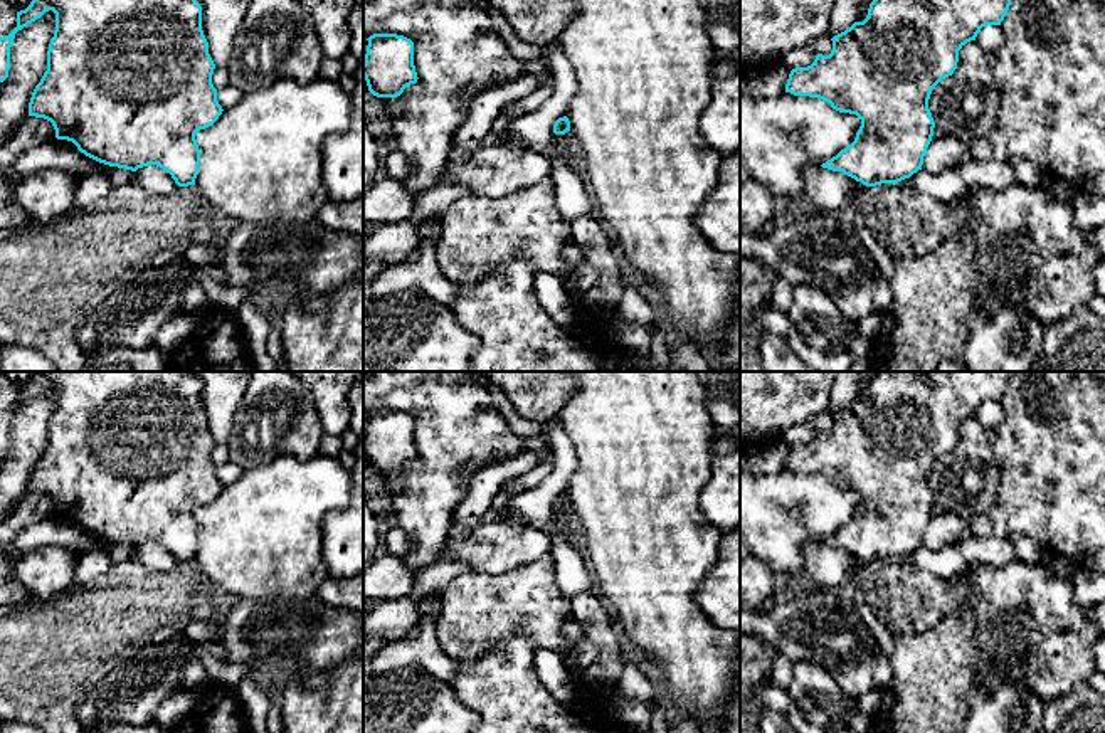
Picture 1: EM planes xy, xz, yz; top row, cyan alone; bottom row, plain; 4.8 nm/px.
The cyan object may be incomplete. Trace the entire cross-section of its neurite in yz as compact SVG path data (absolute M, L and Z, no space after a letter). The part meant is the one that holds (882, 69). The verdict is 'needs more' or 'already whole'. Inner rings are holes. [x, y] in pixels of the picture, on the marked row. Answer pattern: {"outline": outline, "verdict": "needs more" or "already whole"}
{"outline": "M873 0L868 17L834 35L829 55L790 71L785 92L819 98L839 113L856 114L861 126L851 145L822 163L866 187L898 183L922 170L933 136L928 109L932 89L954 74L959 50L986 25L1001 25L1011 0Z", "verdict": "already whole"}

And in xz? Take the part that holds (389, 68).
{"outline": "M373 34L368 39L363 77L377 98L397 98L417 82L414 42L397 34Z", "verdict": "already whole"}

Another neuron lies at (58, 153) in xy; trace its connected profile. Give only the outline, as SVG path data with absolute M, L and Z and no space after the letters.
M50 140L24 151L13 165L20 177L42 170L66 170L79 180L91 173L103 173L113 187L123 187L133 180L131 170L99 163L77 150L72 141Z

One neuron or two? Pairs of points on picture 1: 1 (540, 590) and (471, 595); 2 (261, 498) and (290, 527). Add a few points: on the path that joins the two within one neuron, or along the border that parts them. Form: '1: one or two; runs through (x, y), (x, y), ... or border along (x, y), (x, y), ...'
1: one; runs through (523, 590), (498, 589), (488, 595)
2: one; runs through (268, 505), (283, 520)

